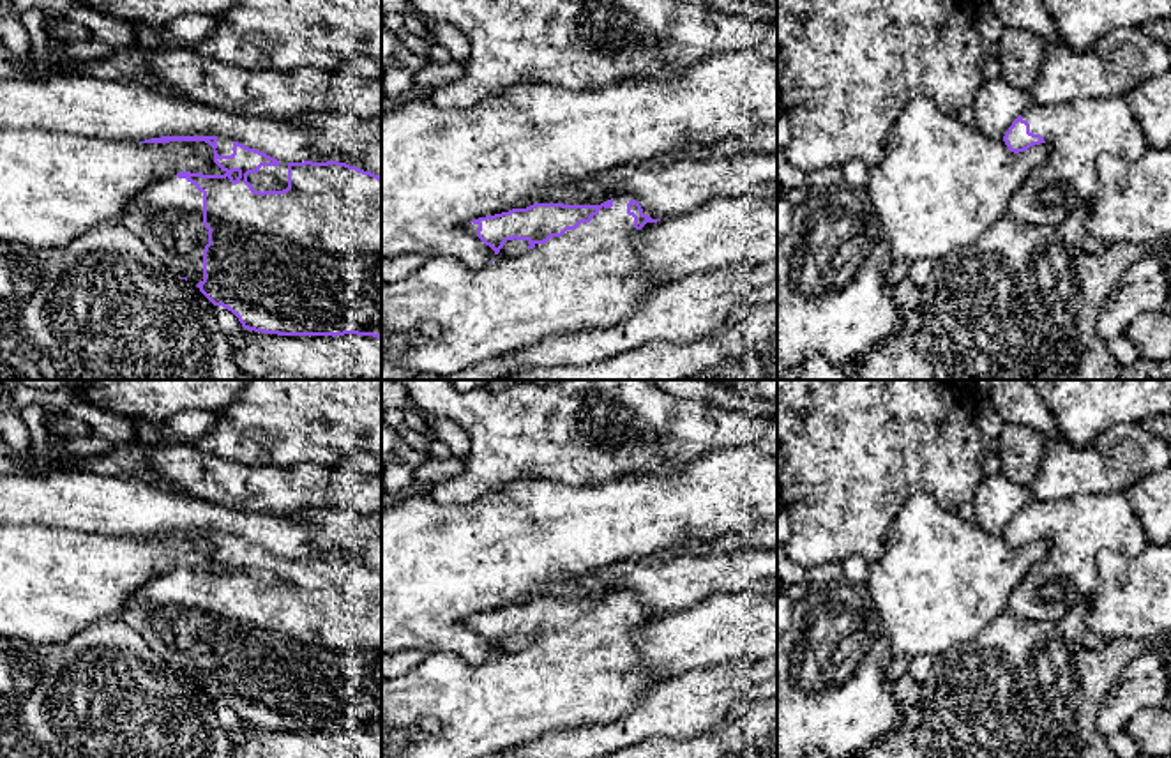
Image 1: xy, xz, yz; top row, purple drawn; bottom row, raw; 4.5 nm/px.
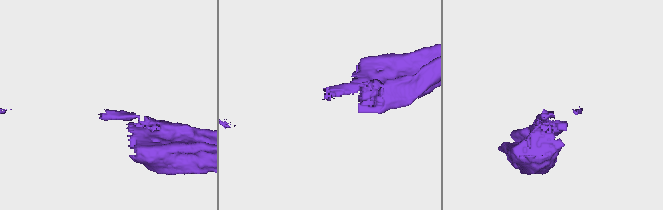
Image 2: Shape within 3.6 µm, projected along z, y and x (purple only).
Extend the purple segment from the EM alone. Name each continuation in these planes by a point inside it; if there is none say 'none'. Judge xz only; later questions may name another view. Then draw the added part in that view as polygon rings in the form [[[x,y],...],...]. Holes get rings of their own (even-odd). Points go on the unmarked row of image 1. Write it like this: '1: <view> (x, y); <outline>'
1: xz (589, 674); [[[613,592],[613,603],[602,603],[590,618],[533,645],[498,650],[479,666],[468,668],[450,652],[431,652],[413,671],[382,678],[382,726],[404,739],[397,758],[480,758],[533,742],[553,730],[609,724],[627,716],[653,686],[666,680],[639,666],[632,641],[639,625],[627,610],[631,595]],[[420,719],[436,719],[442,735],[424,735]]]

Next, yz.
1: yz (1080, 527); [[[1125,491],[1118,493],[1077,493],[1058,502],[1040,502],[1031,498],[1023,509],[1030,519],[1030,528],[1040,530],[1051,542],[1049,553],[1035,564],[1010,594],[1003,613],[1030,620],[1058,624],[1072,608],[1083,604],[1097,583],[1097,557],[1102,550],[1114,550],[1129,558],[1143,555],[1150,542],[1141,521],[1136,516]]]

